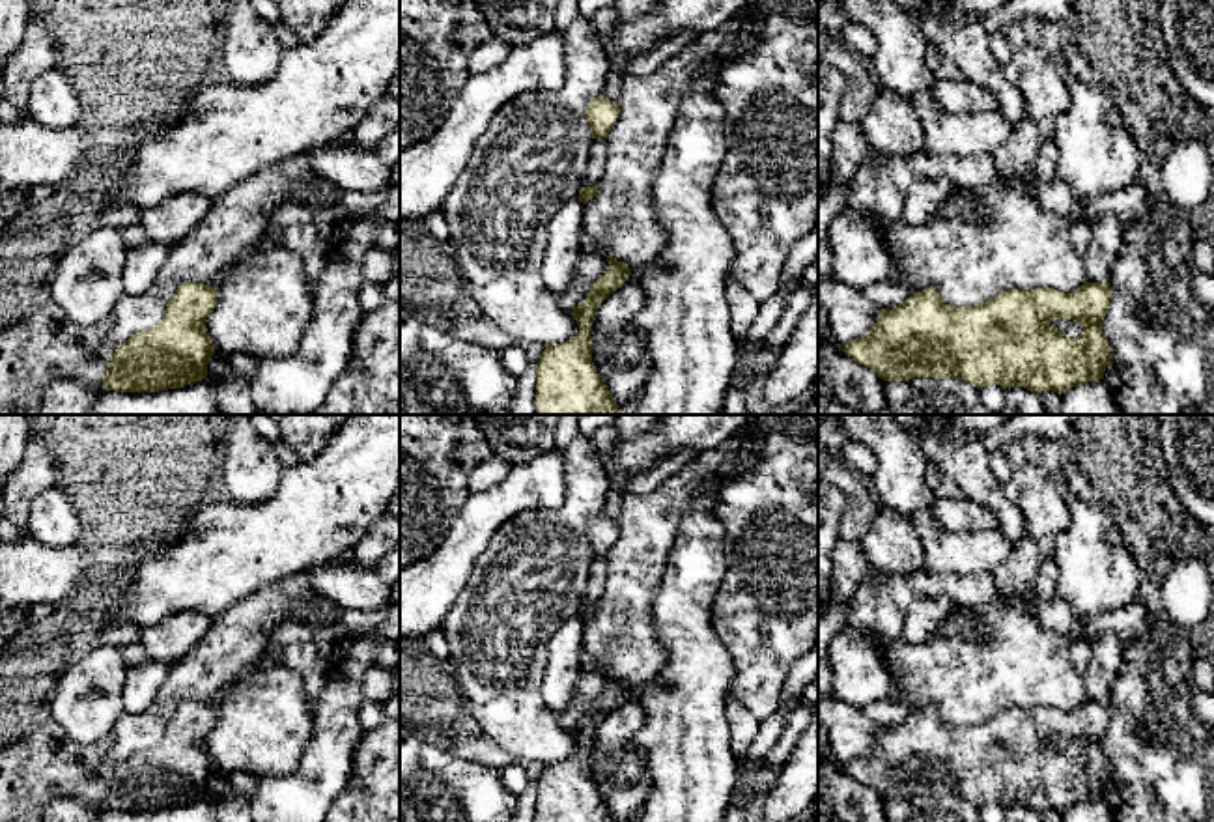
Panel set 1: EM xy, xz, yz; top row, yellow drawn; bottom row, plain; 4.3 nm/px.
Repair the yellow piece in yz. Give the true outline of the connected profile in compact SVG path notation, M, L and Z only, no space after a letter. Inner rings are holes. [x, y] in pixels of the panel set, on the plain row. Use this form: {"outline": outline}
{"outline": "M1085 701L1070 712L1053 706L1005 708L979 725L947 723L934 706L928 706L898 725L882 727L874 745L863 757L842 762L840 768L883 800L958 796L977 807L1023 805L1061 815L1085 800L1104 798L1106 787L1113 785L1113 772L1102 749L1109 719L1109 702L1098 701ZM1055 736L1080 740L1081 753L1063 755L1052 744Z"}

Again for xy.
{"outline": "M177 704L162 738L116 766L103 805L116 811L161 811L205 798L215 766L204 742L215 723L215 704Z"}

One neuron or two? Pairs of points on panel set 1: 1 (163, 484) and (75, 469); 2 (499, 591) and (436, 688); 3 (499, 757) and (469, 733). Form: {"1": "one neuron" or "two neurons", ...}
{"1": "one neuron", "2": "two neurons", "3": "one neuron"}

